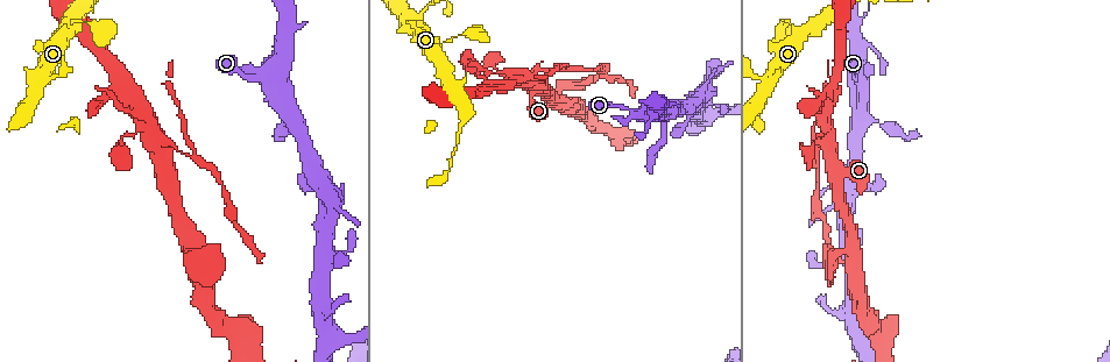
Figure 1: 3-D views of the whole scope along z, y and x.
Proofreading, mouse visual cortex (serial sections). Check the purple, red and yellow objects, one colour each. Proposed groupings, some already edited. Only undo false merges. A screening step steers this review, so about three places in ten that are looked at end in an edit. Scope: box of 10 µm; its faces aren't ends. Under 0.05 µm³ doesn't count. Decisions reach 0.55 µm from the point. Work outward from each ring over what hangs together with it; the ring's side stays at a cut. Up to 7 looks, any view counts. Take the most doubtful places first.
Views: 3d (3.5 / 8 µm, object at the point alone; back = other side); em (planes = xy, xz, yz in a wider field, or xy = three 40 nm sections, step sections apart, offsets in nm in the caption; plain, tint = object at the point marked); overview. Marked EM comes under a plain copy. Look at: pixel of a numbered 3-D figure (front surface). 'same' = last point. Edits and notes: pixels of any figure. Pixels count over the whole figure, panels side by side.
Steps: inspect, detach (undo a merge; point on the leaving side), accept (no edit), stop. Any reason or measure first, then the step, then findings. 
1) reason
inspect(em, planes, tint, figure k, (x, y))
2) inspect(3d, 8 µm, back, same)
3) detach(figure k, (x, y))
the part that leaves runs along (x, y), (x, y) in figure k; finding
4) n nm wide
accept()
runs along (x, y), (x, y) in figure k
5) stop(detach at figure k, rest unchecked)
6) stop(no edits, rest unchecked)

three arms meet
inspect(3d, 3.5 µm, figure 1, (534, 79))

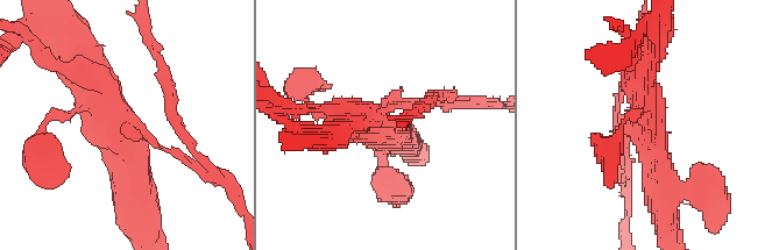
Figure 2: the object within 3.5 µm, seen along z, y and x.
3 arms; arms of 100, 300, 300 nm; now the EM
inspect(em, xy, step 5, tint, figure 2, (374, 130))

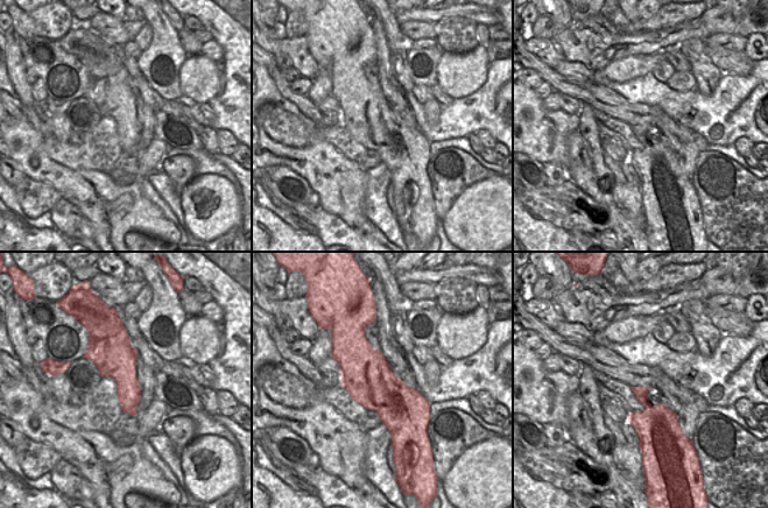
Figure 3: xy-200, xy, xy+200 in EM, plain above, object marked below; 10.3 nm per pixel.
detach(figure 2, (438, 100))
two cells meet here

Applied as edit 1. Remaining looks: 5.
thick turns thin
inspect(3d, 3.5 µm, figure 1, (87, 21))

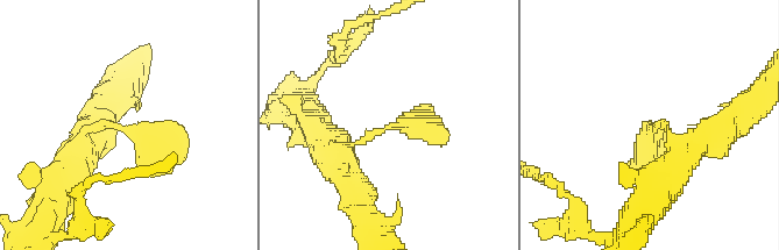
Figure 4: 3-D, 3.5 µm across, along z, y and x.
shape alone is not enough
inspect(em, xy, step 1, tint, figure 4, (652, 127))

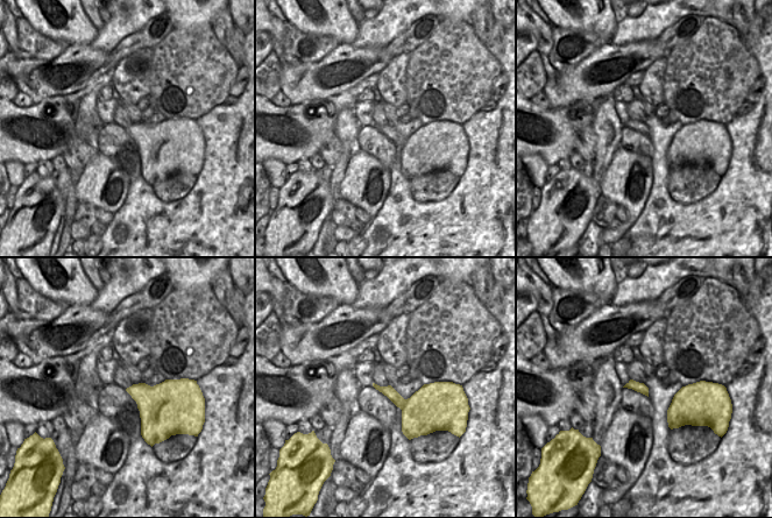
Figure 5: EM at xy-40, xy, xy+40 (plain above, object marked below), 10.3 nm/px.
120 nm wide
accept()
runs along (337, 158), (397, 122), (440, 141) in figure 4; all the same cell

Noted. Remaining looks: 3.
inspect(3d, 8 µm, back, figure 1, (855, 49))

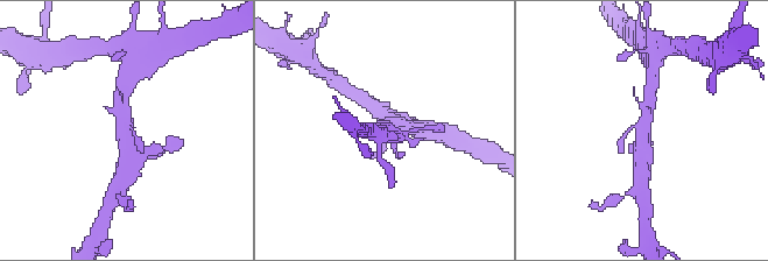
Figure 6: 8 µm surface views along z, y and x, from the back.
inspect(3d, 3.5 µm, same)

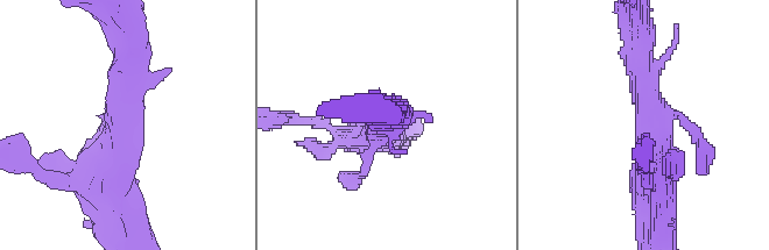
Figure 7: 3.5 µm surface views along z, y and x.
need the tissue
inspect(em, xy, step 2, tint, figure 7, (651, 123))

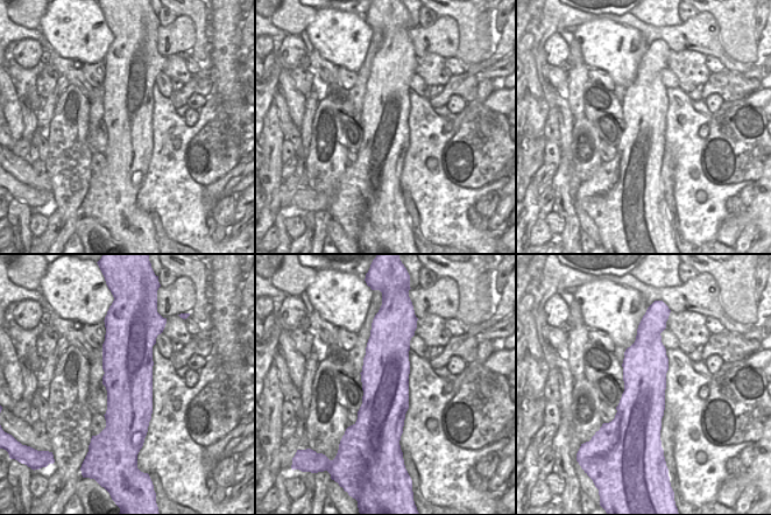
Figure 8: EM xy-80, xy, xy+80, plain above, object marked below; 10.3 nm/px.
accept()
runs along (98, 190), (122, 154), (129, 43) in figure 7; continuous, no second cell

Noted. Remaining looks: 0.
stop(detach at figure 2, rest unchecked)

